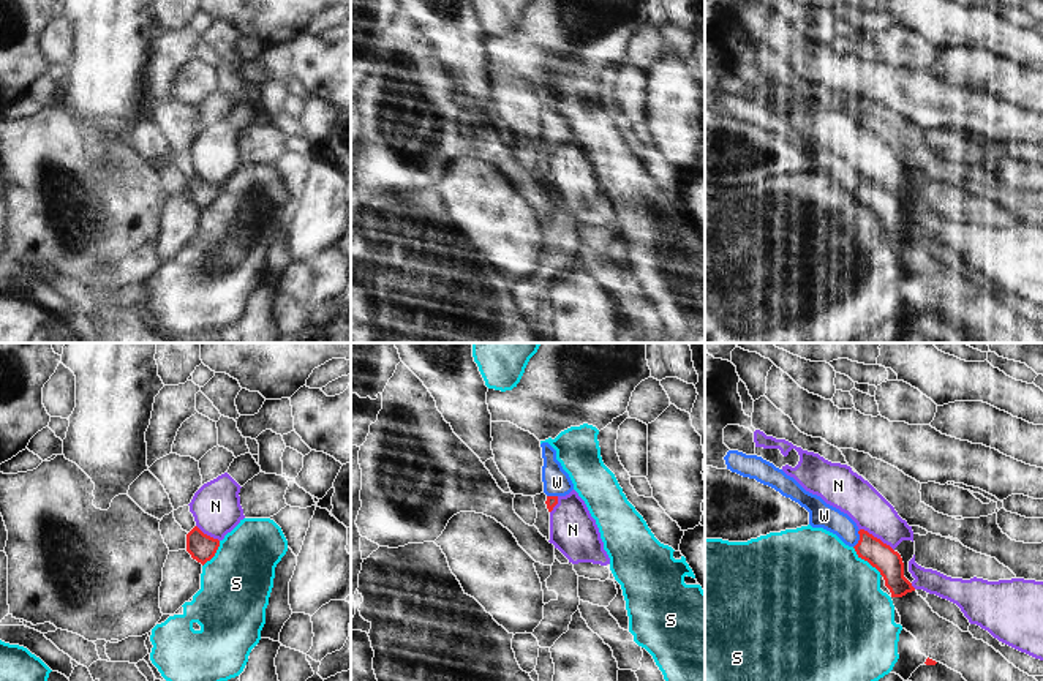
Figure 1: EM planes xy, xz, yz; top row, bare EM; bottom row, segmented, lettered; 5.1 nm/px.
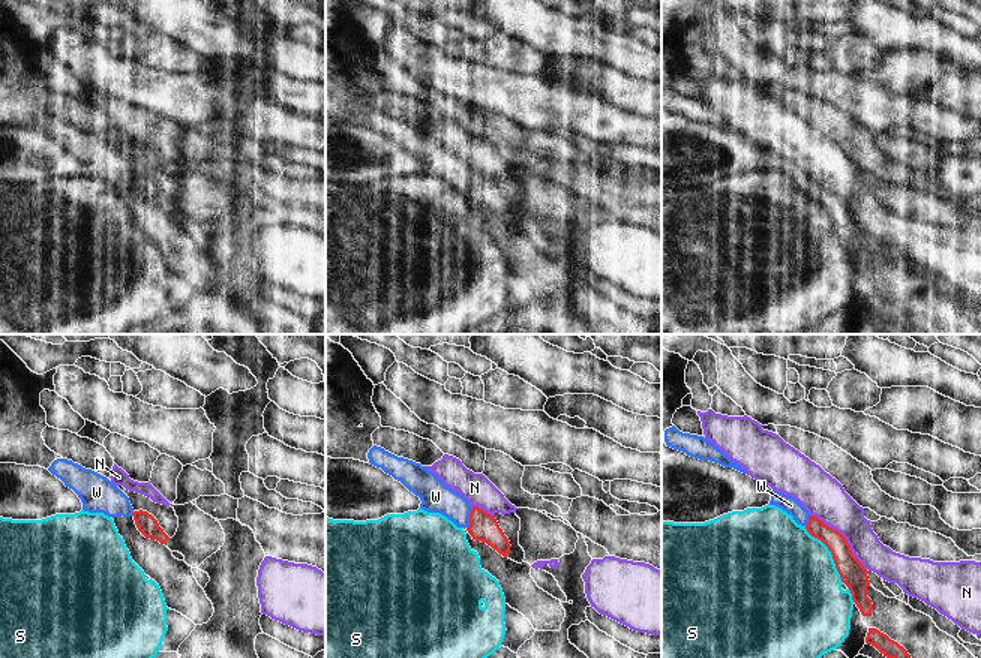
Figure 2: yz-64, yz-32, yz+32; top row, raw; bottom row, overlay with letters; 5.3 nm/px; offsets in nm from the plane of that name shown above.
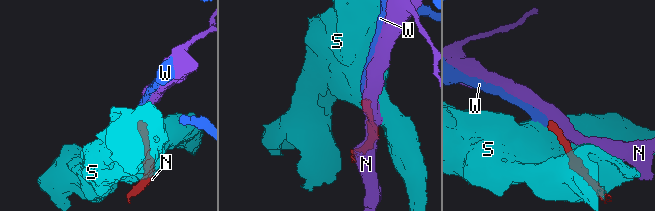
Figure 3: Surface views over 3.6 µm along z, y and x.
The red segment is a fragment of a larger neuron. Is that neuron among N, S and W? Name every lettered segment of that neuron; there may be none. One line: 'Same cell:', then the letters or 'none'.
Same cell: W

